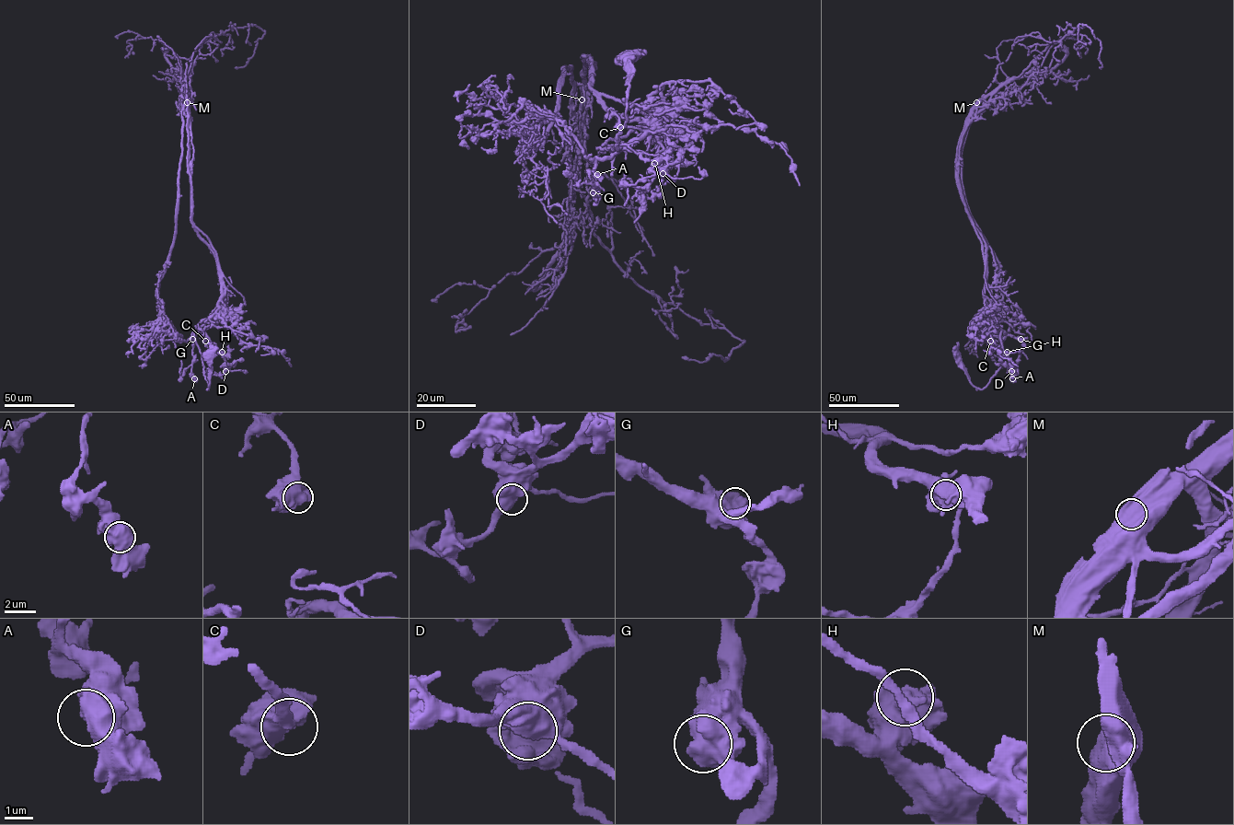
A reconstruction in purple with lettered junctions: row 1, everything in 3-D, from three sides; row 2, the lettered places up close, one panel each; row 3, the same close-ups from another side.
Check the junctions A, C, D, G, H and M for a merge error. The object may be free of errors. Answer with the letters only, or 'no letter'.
M

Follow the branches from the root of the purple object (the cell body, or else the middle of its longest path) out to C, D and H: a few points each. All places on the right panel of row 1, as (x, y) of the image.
C: (957, 354), (969, 381), (984, 389), (1000, 361), (999, 333), (987, 306), (991, 323), (982, 334), (990, 341)
D: (957, 354), (969, 381), (984, 389), (1000, 361), (999, 333), (987, 306), (1001, 330), (1011, 371)
H: (957, 354), (969, 381), (984, 389), (1000, 361), (999, 333), (987, 306), (1007, 352)

